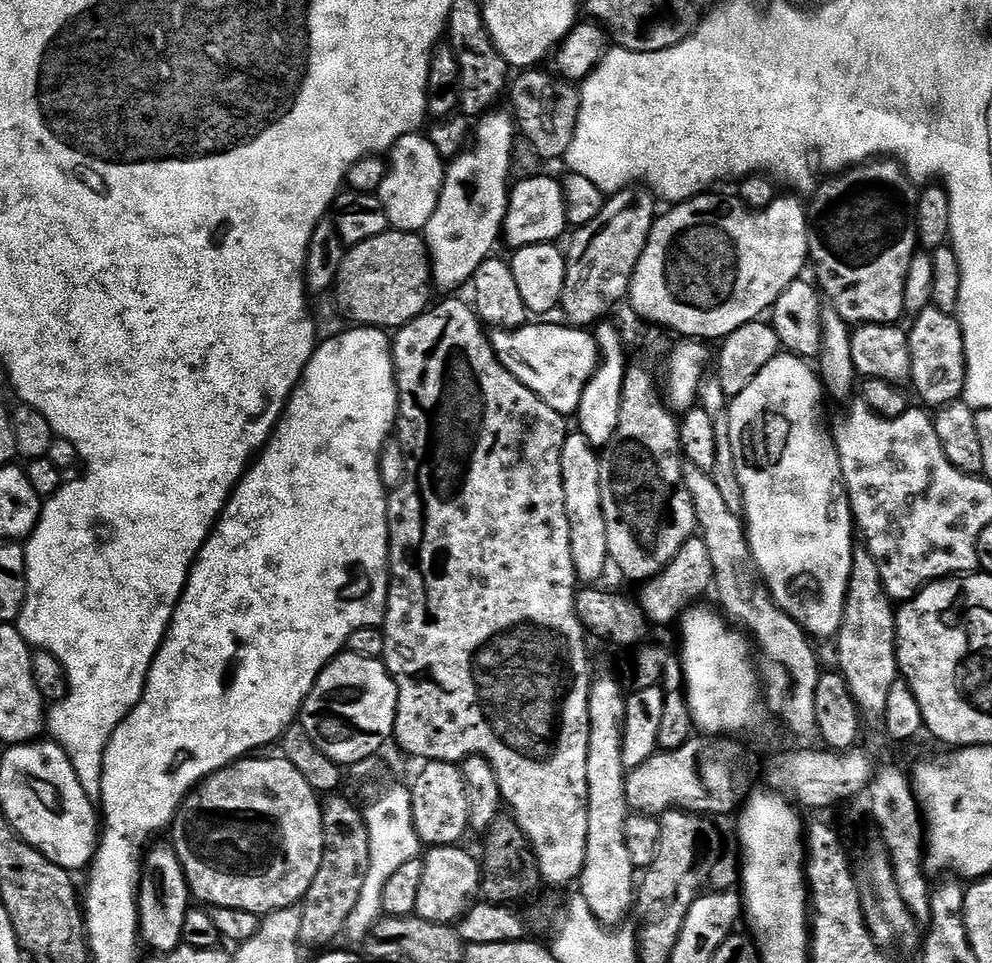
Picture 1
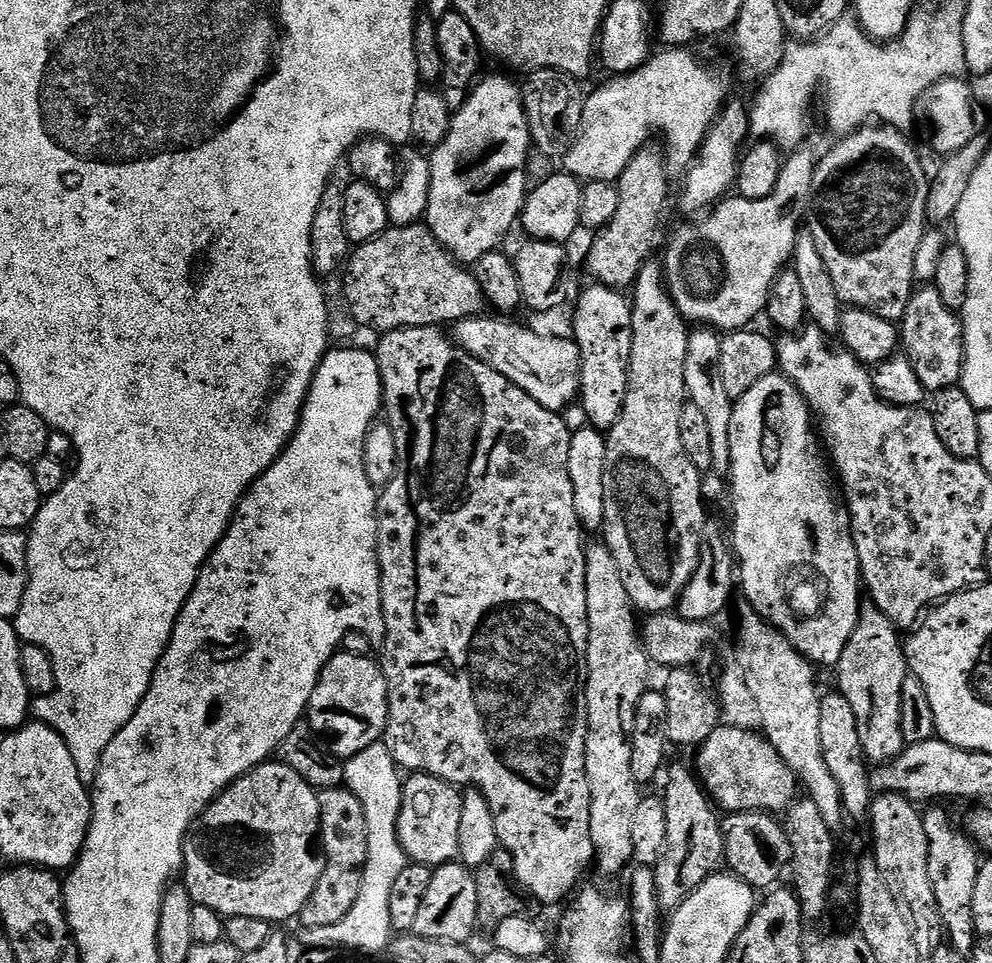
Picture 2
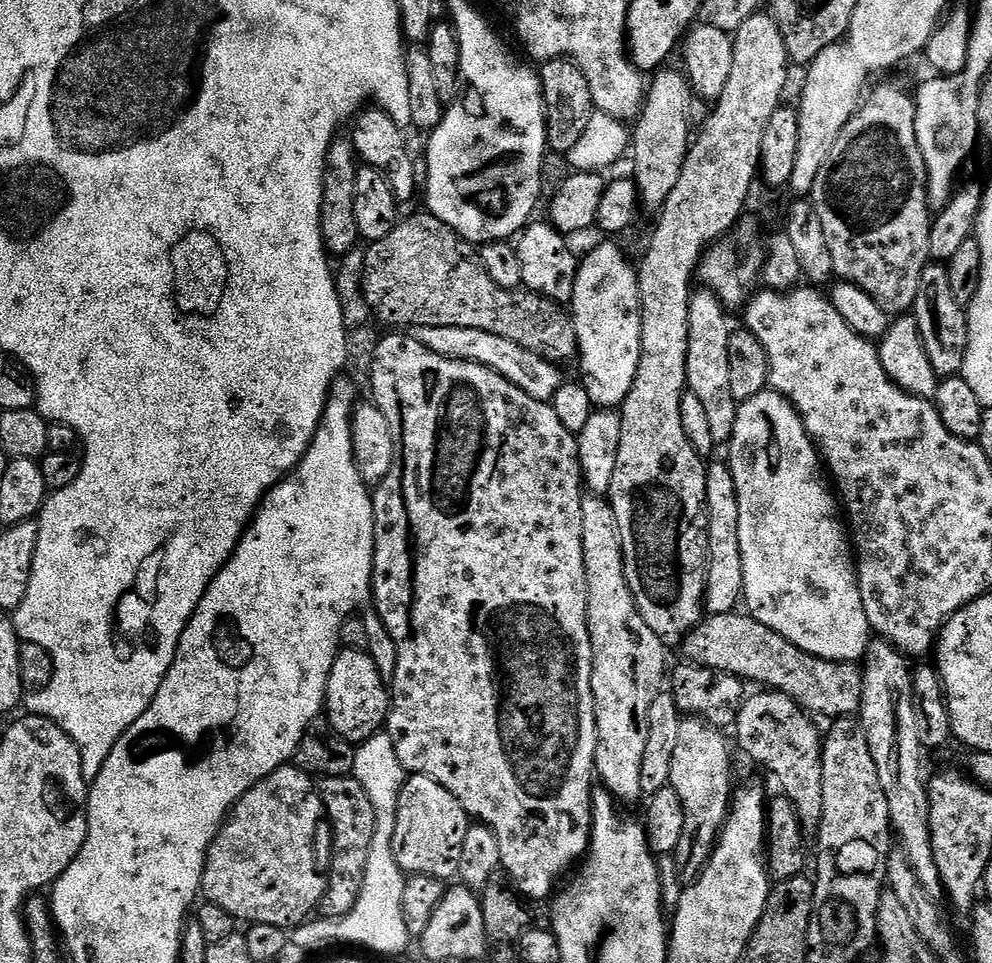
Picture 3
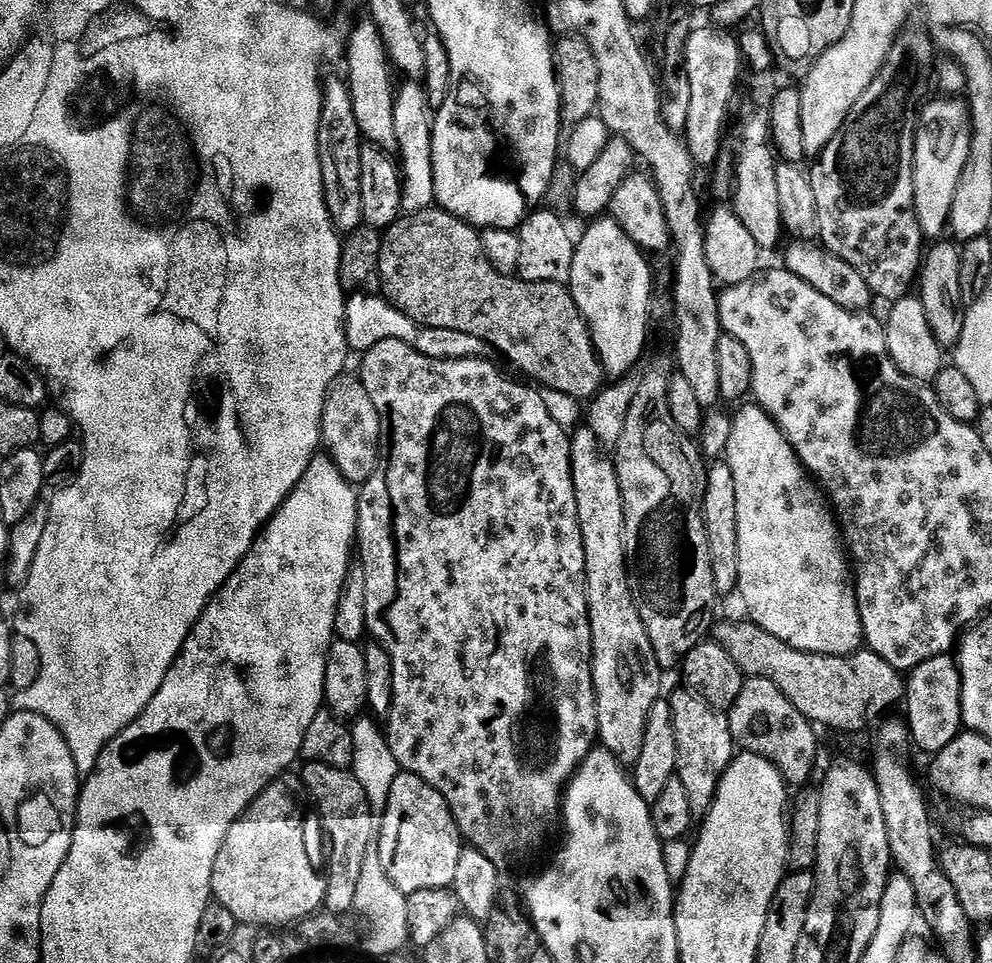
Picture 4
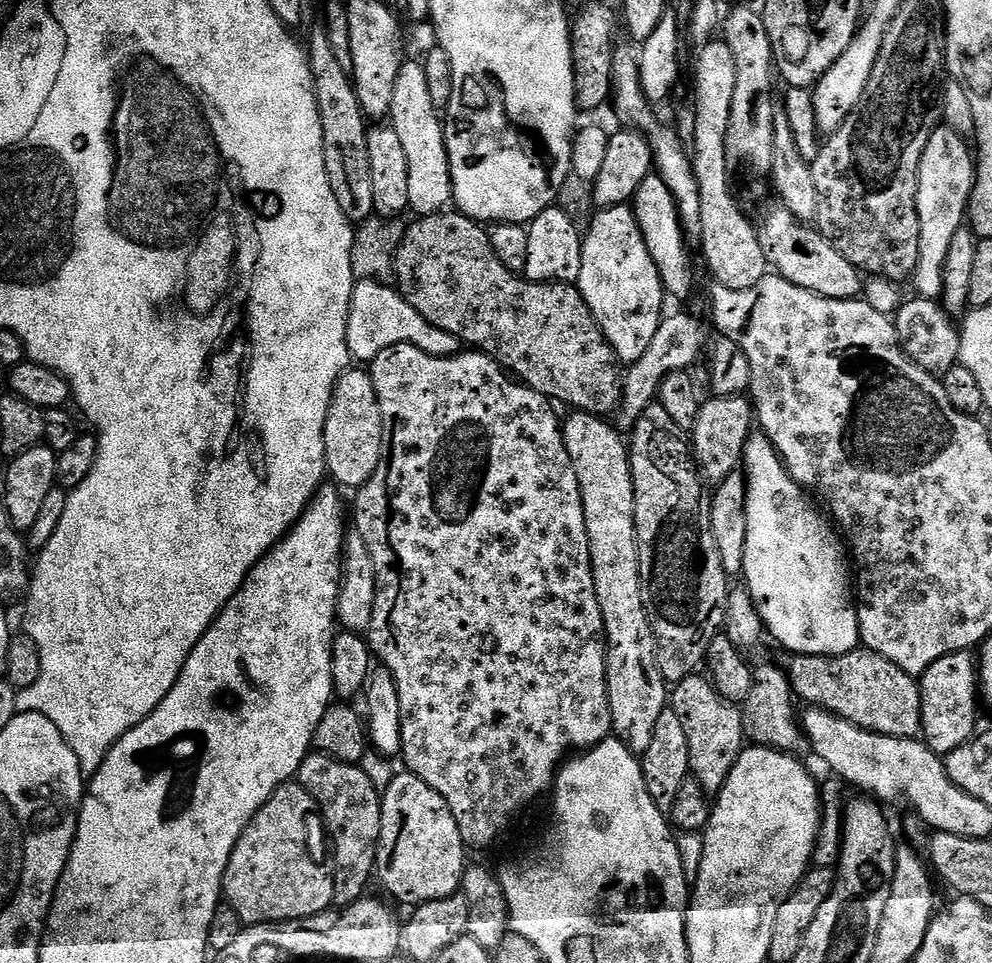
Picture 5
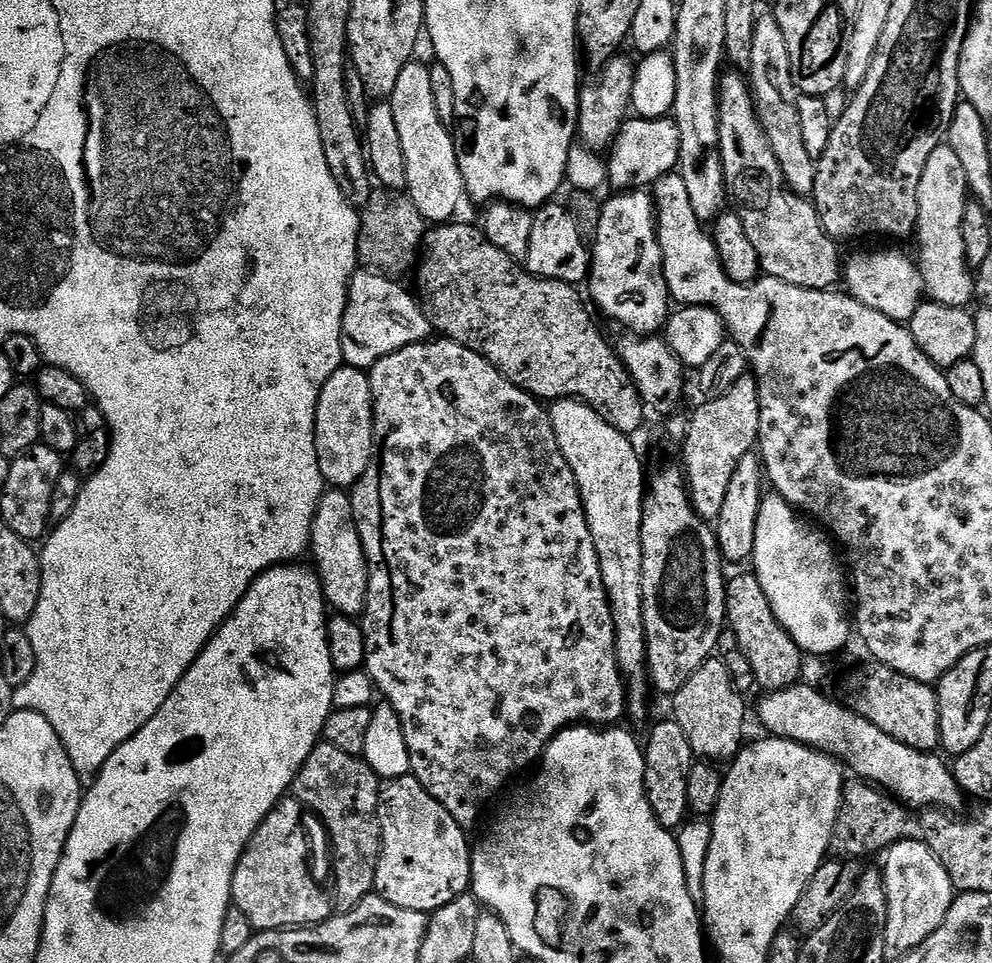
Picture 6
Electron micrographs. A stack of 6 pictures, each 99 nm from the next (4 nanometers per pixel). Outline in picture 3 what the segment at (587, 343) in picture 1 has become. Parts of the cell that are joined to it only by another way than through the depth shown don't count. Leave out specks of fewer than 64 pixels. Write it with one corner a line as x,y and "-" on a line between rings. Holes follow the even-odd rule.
434,326
415,329
414,335
418,342
422,342
422,346
434,350
434,354
442,354
451,360
469,360
502,374
510,382
514,382
514,386
526,390
530,398
550,402
566,380
566,376
560,373
561,365
543,360
538,354
506,338
498,338
498,334
490,334
486,330
470,330
467,326

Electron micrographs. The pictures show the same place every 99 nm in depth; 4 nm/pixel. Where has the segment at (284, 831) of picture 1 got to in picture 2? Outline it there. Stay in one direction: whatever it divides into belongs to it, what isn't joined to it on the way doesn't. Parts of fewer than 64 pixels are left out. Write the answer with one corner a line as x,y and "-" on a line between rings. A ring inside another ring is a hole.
279,762
262,763
258,767
249,770
244,776
239,776
230,787
225,788
209,804
205,812
201,812
196,817
196,822
190,829
190,835
184,840
182,883
187,888
193,904
210,906
210,910
214,910
218,915
225,918
230,916
237,916
238,918
262,918
263,920
270,921
273,926
280,926
283,920
295,921
299,917
300,911
306,906
306,902
310,902
310,894
314,894
314,890
318,886
318,878
322,878
324,861
314,847
318,840
319,831
320,807
318,806
317,789
309,786
306,778
302,778
302,774
298,774
290,766

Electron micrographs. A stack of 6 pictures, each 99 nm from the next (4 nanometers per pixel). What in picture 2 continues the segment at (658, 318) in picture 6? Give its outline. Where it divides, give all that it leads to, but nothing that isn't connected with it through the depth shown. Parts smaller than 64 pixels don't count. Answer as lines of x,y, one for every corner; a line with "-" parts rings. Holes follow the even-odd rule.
595,282
589,285
576,300
576,317
572,320
572,328
576,331
574,339
581,352
578,403
585,408
591,427
607,430
618,422
628,393
632,305
623,291

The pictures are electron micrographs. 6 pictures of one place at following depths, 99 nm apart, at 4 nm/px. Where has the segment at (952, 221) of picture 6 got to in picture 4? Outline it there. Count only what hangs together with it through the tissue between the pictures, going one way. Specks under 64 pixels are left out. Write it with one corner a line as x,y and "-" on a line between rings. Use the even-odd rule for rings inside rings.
960,98
929,101
921,111
915,142
915,212
920,229
930,240
944,234
958,181
969,157
972,120
968,103

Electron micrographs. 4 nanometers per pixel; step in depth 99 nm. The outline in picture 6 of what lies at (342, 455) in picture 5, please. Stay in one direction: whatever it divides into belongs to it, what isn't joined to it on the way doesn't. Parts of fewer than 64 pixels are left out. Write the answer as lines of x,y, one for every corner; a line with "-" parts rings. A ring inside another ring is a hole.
342,366
322,386
322,394
316,407
316,425
314,438
318,450
318,466
324,475
325,485
336,490
351,490
366,474
366,466
370,466
370,458
374,450
374,410
372,409
372,381
369,373
362,368

